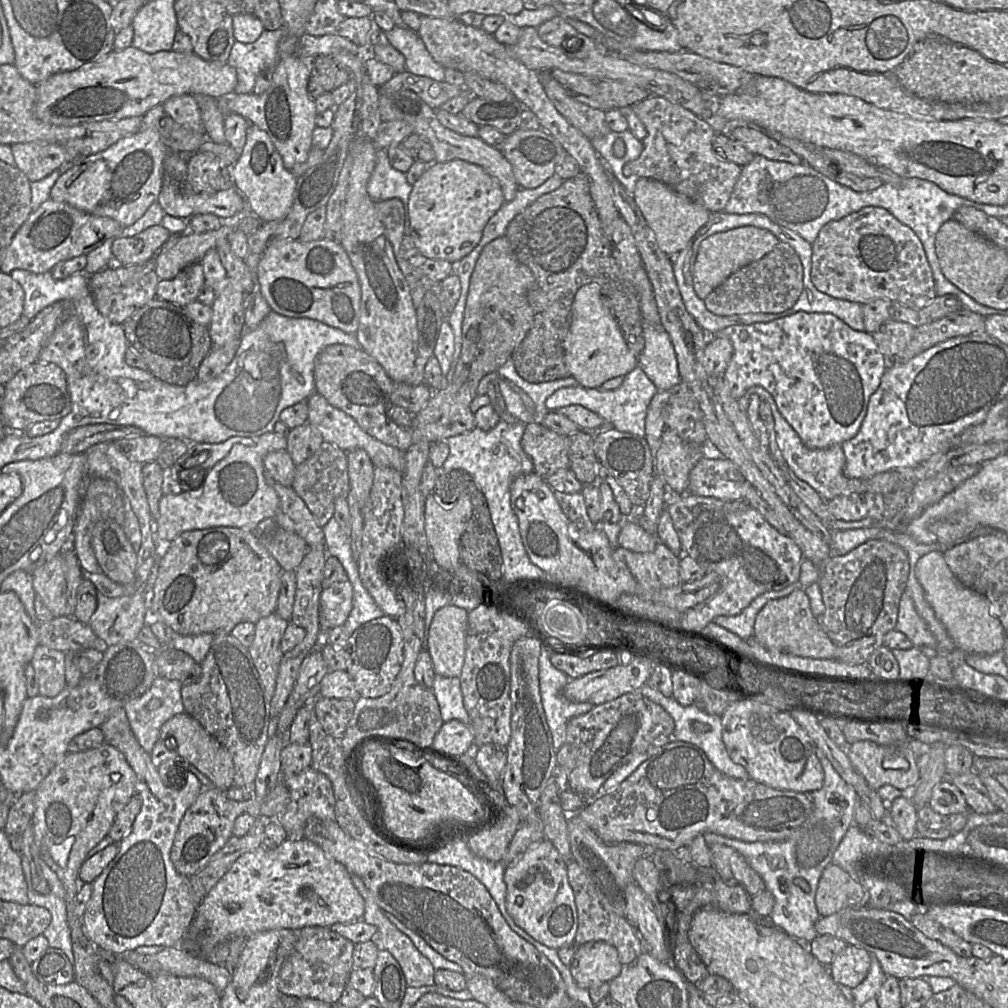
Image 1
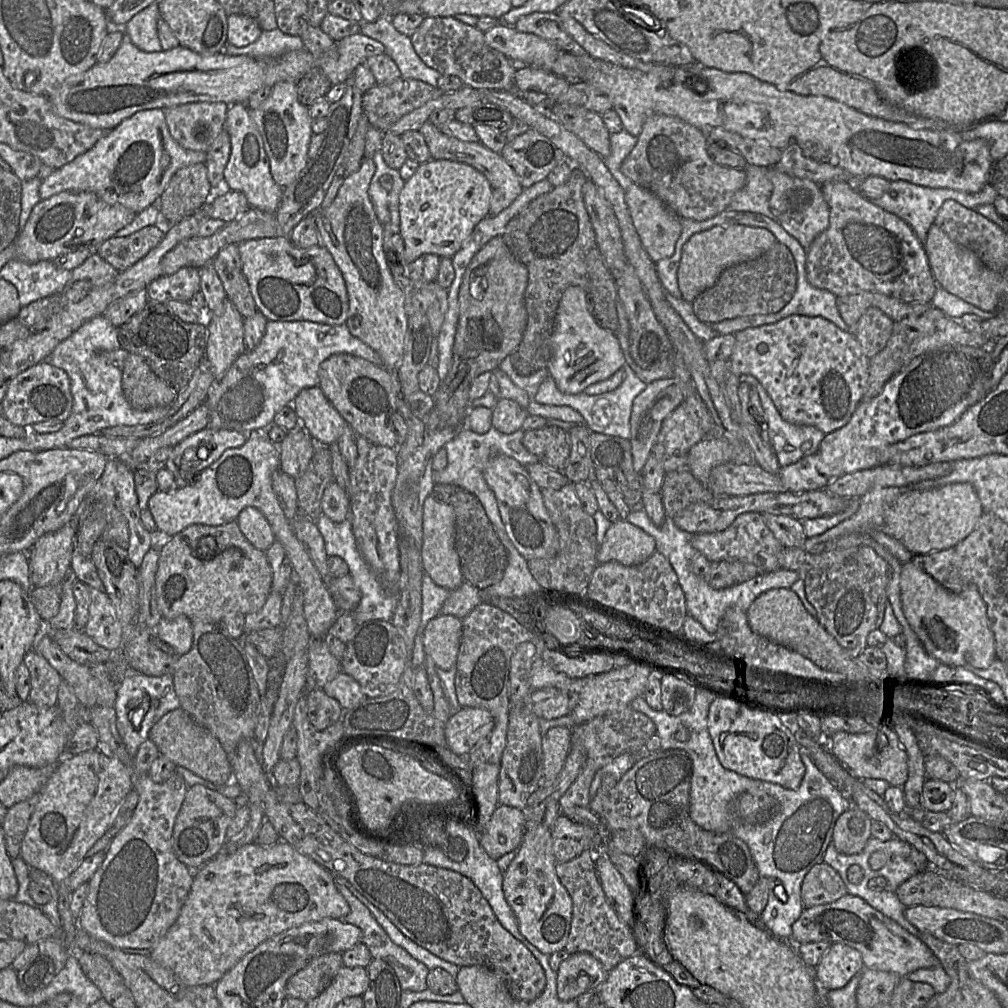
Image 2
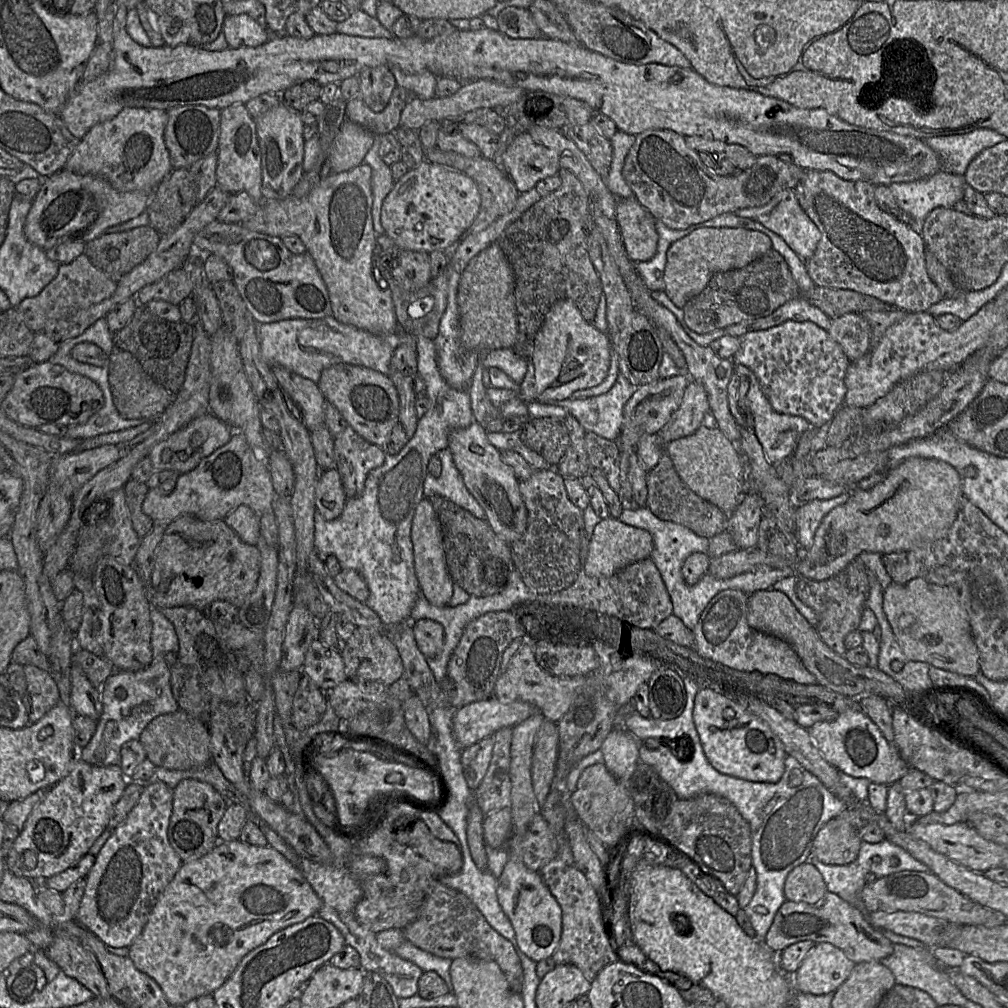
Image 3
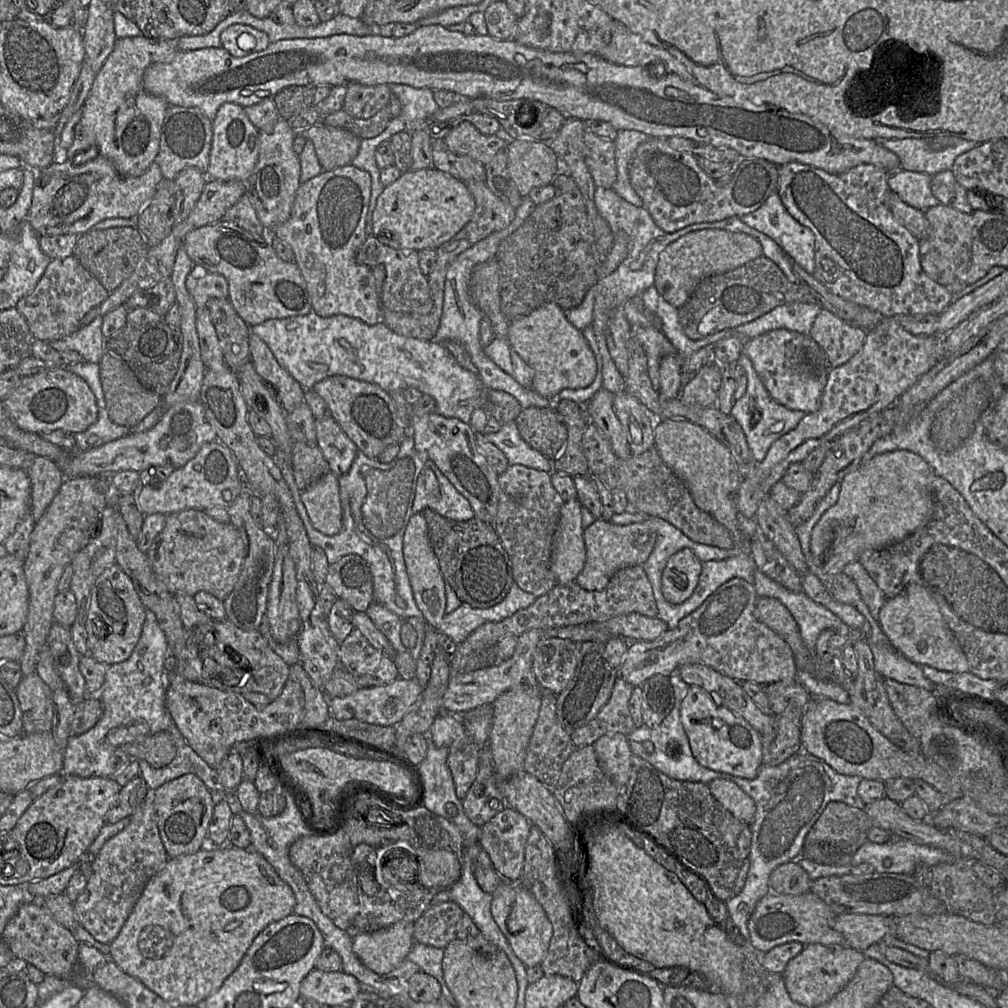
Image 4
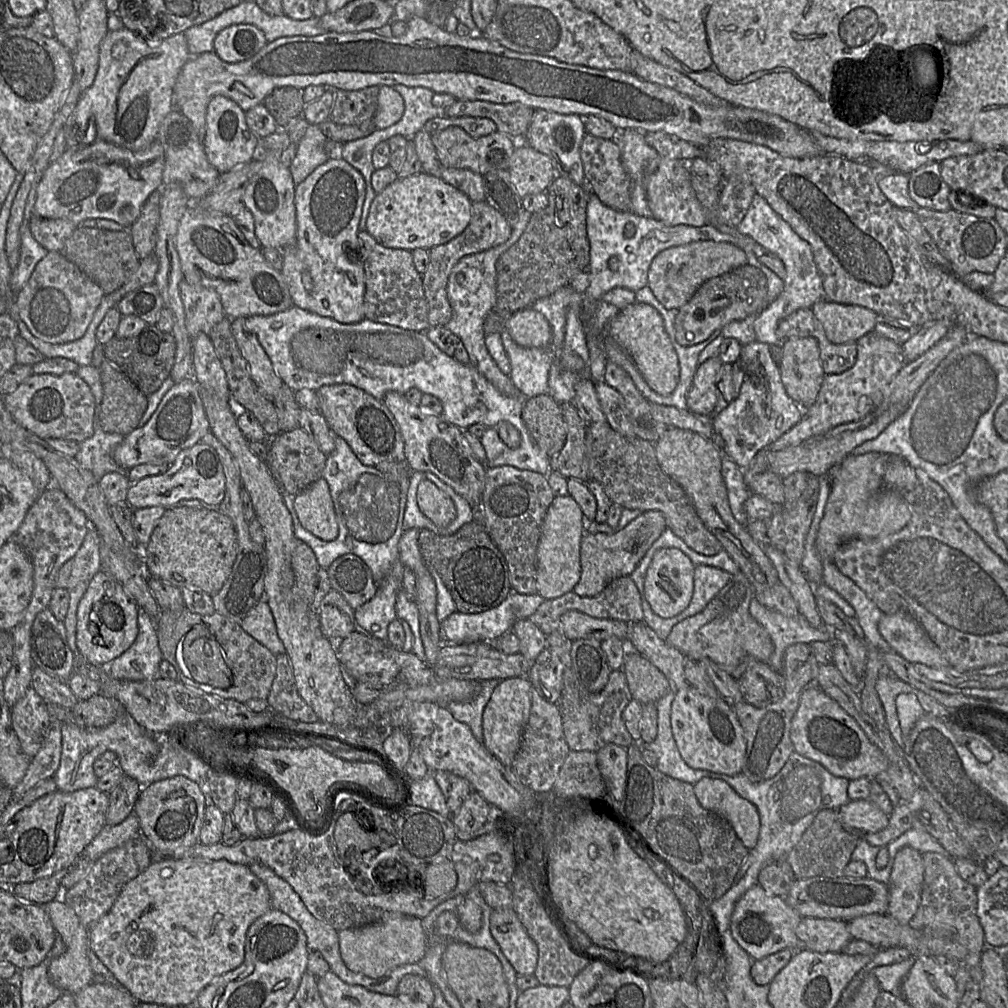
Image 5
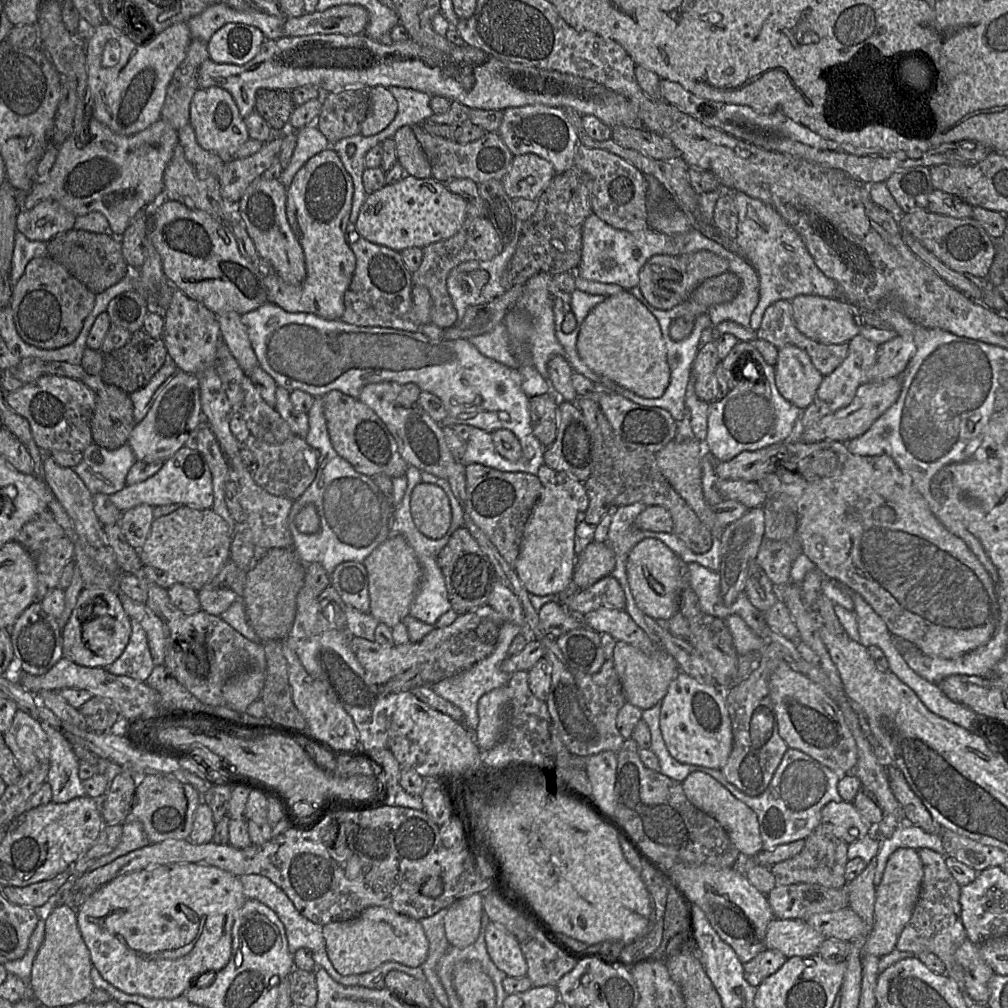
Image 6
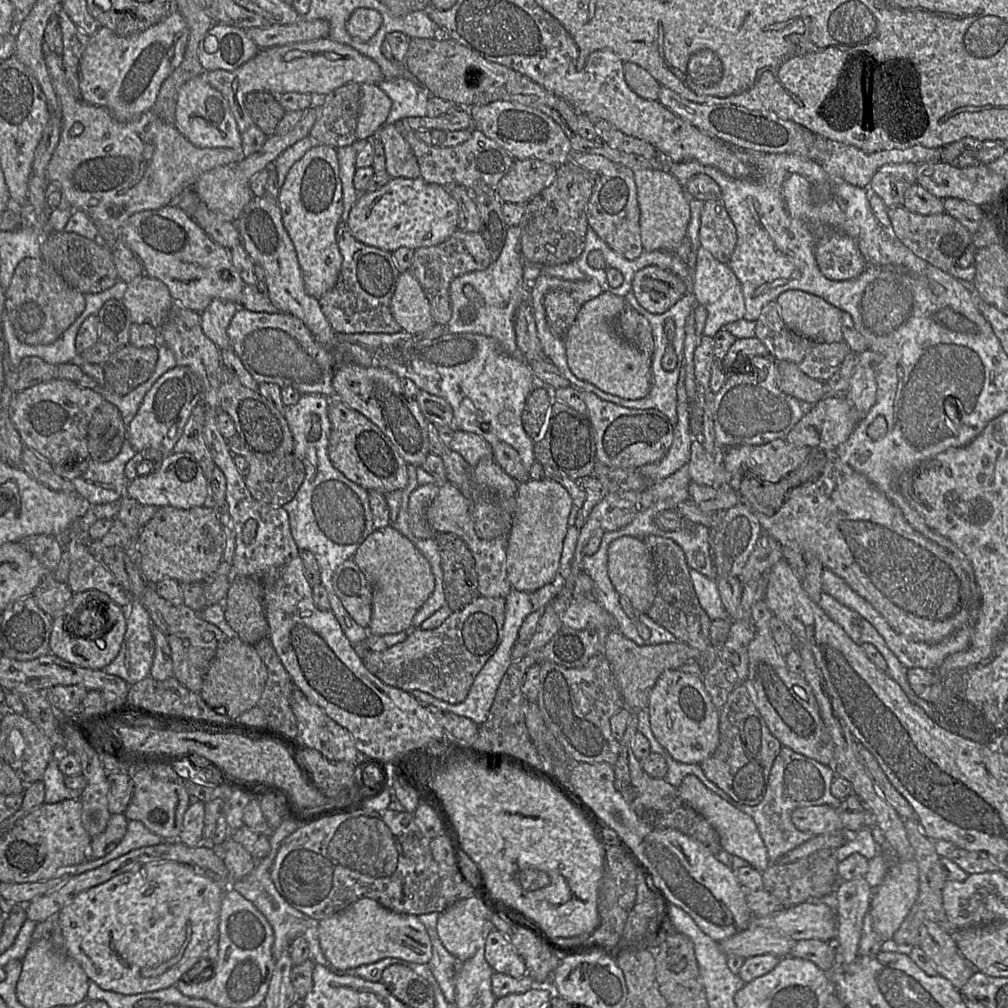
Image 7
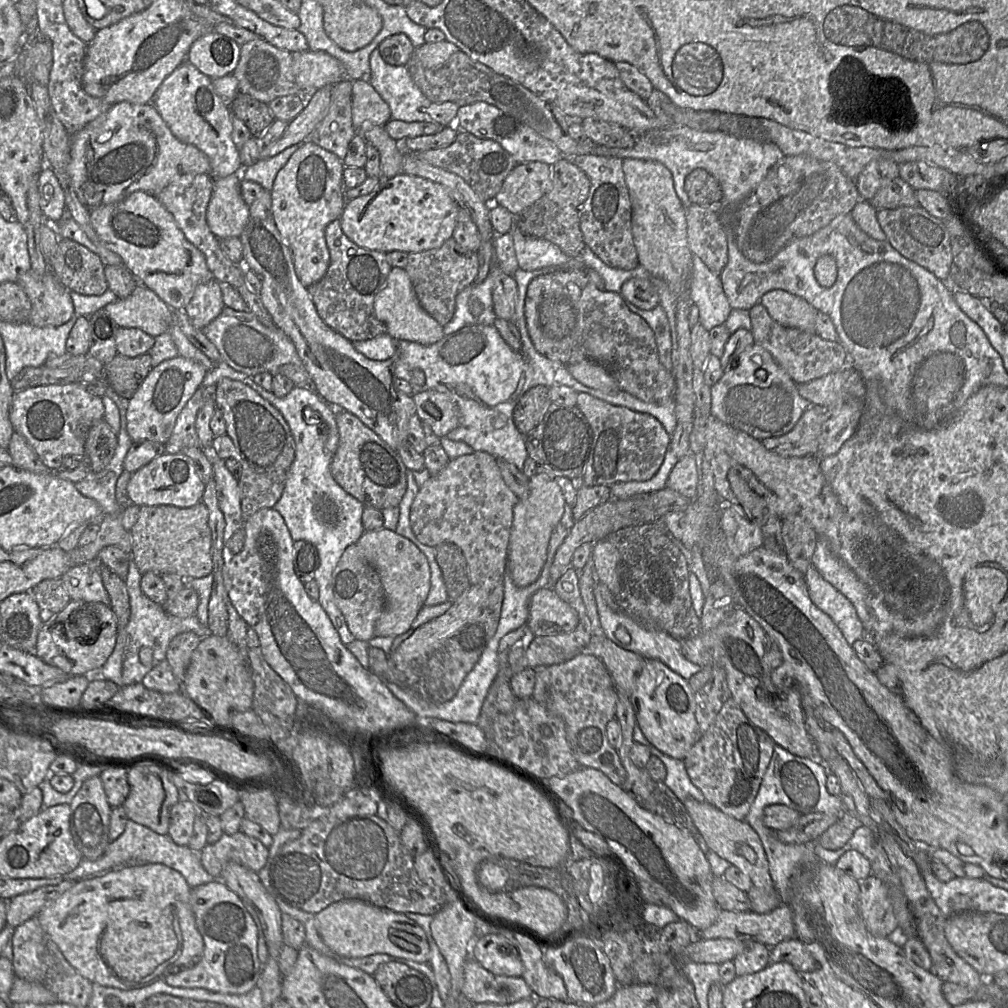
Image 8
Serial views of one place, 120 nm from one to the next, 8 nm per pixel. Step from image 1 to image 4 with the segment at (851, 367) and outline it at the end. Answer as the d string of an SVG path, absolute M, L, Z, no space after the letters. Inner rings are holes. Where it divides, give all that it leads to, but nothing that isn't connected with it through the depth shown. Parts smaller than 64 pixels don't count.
M776 329L745 339L742 347L774 401L805 414L819 409L831 367L824 350L809 334Z

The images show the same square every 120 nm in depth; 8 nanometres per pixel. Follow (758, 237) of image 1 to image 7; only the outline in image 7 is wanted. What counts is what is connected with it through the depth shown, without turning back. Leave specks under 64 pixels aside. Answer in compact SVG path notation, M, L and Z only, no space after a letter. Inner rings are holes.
M650 265L637 271L632 289L638 304L652 314L663 314L686 293L683 280L669 270Z

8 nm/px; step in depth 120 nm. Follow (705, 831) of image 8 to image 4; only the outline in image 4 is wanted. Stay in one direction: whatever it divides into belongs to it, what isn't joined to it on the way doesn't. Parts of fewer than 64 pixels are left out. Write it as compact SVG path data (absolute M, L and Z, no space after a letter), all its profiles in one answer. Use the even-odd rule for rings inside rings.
M716 779L707 784L713 797L736 819L750 825L754 819L754 801L736 784L724 779Z

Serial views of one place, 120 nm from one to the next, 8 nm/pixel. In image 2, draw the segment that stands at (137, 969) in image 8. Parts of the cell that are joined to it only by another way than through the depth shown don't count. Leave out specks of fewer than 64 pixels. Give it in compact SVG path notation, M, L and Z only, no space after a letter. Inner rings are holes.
M280 840L276 844L269 847L251 843L232 852L221 851L216 857L193 872L193 881L190 891L176 921L150 950L149 956L157 963L170 969L175 976L186 985L215 985L246 953L253 950L265 940L290 928L302 925L303 923L314 922L324 918L342 919L349 912L350 907L348 902L337 889L334 882L334 876L327 869L319 865L311 858L299 853L295 848L284 841Z

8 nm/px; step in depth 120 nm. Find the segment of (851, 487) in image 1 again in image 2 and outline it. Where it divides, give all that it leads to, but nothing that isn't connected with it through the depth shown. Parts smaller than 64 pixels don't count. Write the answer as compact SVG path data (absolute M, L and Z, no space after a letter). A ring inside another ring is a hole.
M742 375L740 381L749 383L757 391L766 415L766 435L781 467L815 453L825 434L814 426L795 425L784 420L772 399L751 375Z

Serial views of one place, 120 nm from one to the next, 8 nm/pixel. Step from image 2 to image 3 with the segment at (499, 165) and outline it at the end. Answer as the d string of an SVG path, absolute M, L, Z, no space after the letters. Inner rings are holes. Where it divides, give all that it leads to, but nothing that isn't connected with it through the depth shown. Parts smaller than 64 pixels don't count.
M438 147L426 151L425 160L455 169L475 182L481 197L480 210L464 235L475 234L486 229L495 220L514 208L519 192L510 177L502 169L498 168L493 160L486 159L481 155L468 158L455 152L442 151Z

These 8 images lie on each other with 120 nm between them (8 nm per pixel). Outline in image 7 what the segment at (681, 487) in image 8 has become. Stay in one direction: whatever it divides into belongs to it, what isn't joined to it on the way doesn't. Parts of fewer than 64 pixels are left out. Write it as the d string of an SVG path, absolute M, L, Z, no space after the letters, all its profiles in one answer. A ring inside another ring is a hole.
M693 439L687 466L692 483L714 487L729 486L730 474L724 468L720 449L715 455L711 455L697 439Z

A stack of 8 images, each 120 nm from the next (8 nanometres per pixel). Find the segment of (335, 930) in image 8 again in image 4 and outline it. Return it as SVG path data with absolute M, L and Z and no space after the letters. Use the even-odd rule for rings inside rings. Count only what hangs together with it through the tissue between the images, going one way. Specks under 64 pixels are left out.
M399 921L380 930L356 935L352 950L360 961L377 974L395 970L409 954L414 940L414 922Z

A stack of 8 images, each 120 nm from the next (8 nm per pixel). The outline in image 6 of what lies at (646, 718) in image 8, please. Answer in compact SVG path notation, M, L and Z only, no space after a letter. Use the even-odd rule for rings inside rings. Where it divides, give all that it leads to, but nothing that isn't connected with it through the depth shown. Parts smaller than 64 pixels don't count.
M683 672L678 673L661 700L660 730L675 760L720 770L726 764L733 747L725 692L714 683L703 683Z

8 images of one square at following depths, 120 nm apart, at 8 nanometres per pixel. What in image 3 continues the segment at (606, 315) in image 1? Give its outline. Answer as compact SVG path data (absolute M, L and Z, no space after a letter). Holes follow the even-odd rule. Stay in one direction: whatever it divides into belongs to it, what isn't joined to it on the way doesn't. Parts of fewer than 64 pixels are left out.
M558 300L547 312L528 359L534 367L536 400L565 400L575 391L599 385L608 374L611 356L612 342L608 334L587 322L572 300Z

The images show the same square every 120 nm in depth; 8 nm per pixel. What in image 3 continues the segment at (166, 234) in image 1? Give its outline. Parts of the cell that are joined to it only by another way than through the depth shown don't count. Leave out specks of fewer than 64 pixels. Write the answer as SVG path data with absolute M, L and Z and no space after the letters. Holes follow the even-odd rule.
M140 226L124 232L102 234L85 243L83 254L94 267L118 282L156 249L160 239L161 236L151 226Z

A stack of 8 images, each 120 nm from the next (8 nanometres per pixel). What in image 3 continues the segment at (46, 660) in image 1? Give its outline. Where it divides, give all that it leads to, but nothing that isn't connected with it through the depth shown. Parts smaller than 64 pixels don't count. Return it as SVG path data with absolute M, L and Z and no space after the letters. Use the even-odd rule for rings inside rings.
M24 665L27 688L21 696L30 723L35 723L59 702L59 690L52 675L37 666Z

